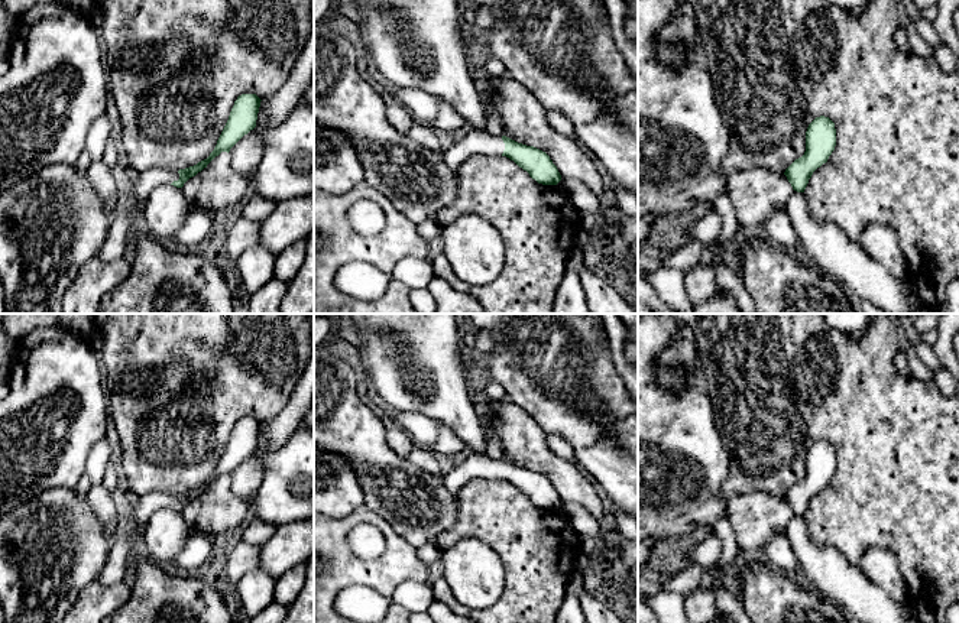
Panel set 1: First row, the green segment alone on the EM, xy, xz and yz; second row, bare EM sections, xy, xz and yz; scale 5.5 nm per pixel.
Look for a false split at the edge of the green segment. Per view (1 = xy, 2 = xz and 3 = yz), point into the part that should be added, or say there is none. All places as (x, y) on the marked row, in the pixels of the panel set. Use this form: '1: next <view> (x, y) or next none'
1: next xy (123, 230)
2: next xz (475, 143)
3: next none

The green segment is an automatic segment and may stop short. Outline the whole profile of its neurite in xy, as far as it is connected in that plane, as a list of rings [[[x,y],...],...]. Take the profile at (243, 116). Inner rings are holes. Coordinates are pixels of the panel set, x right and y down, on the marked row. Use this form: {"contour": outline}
{"contour": [[[242,94],[237,97],[217,145],[207,159],[194,166],[179,169],[178,172],[165,168],[150,168],[140,172],[133,182],[133,205],[127,212],[113,220],[97,259],[116,260],[124,257],[140,225],[140,220],[136,215],[136,205],[140,204],[146,207],[150,191],[159,185],[169,184],[182,188],[189,178],[207,168],[216,156],[221,152],[229,153],[244,134],[256,127],[260,101],[262,100],[256,94]]]}

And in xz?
{"contour": [[[472,130],[444,152],[446,163],[456,173],[470,156],[506,156],[538,184],[557,185],[561,181],[557,166],[545,152],[506,136],[492,136]]]}

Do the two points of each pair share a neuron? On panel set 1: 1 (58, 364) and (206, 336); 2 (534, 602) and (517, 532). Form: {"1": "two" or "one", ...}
{"1": "two", "2": "one"}

